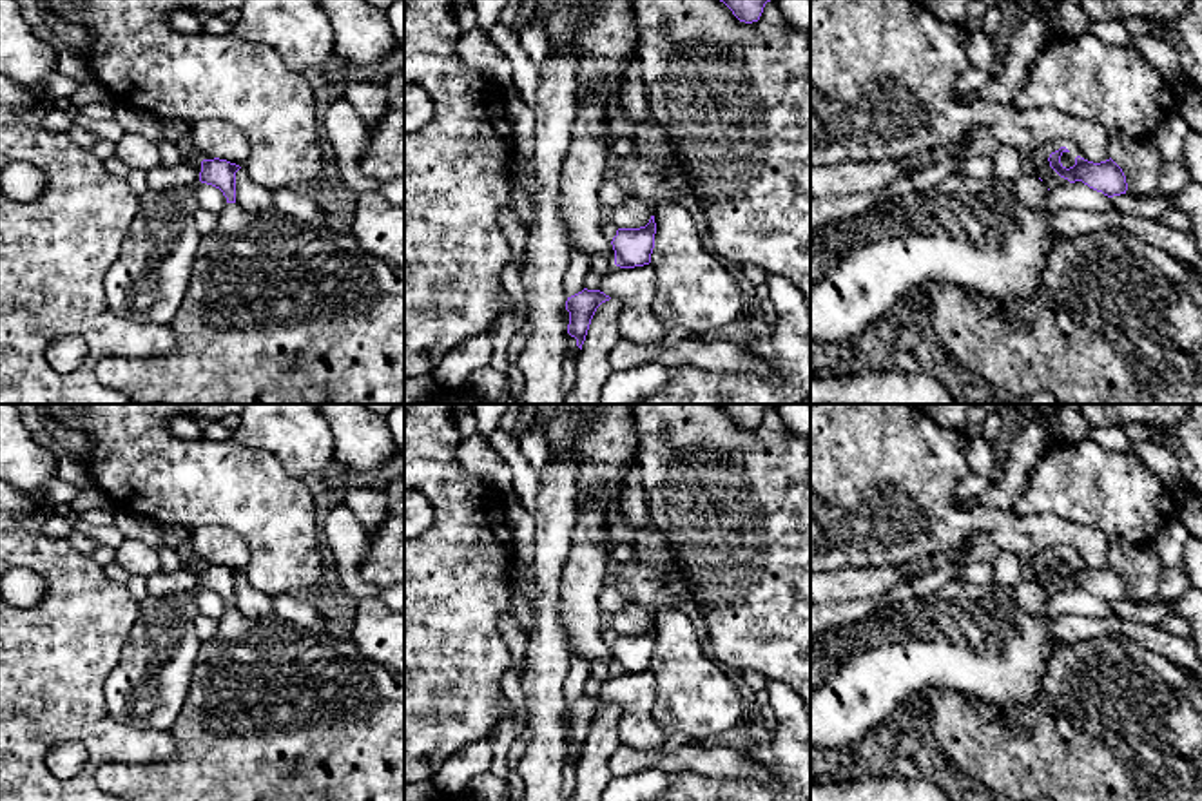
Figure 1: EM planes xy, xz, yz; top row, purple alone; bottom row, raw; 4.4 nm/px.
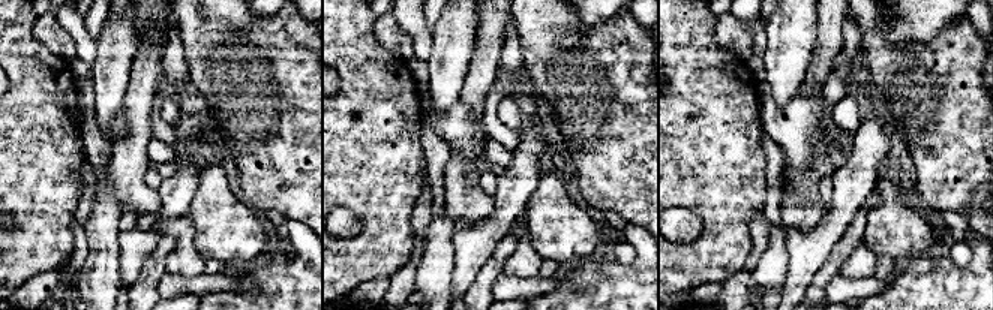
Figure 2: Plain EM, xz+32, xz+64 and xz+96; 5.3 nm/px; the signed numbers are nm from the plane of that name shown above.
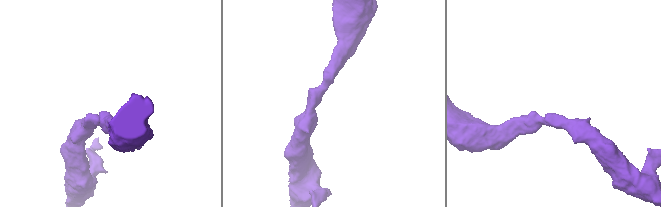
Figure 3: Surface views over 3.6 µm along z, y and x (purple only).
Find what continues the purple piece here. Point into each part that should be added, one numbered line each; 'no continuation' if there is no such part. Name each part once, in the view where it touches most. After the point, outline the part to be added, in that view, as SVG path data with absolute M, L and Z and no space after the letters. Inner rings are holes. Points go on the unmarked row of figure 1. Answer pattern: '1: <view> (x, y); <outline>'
no continuation

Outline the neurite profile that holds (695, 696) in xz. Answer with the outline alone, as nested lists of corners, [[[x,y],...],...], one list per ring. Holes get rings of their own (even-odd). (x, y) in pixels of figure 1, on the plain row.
[[[656,607],[653,622],[653,719],[660,730],[667,738],[685,736],[691,743],[703,743],[745,721],[751,707],[729,671],[703,652],[691,618],[676,607]]]

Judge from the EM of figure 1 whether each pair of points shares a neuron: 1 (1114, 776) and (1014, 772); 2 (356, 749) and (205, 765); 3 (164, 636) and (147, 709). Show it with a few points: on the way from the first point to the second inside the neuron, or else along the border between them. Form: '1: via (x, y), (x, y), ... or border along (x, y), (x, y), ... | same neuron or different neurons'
1: via (1088, 772), (1039, 772) | same neuron
2: via (318, 749), (278, 749), (261, 765), (243, 765) | same neuron
3: via (160, 655), (156, 675), (149, 682), (147, 691) | same neuron

